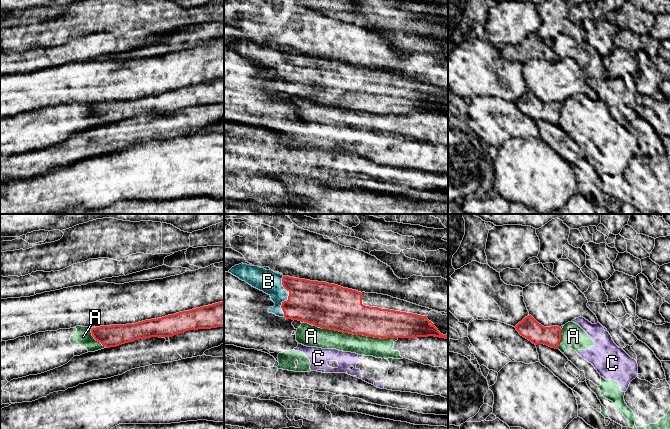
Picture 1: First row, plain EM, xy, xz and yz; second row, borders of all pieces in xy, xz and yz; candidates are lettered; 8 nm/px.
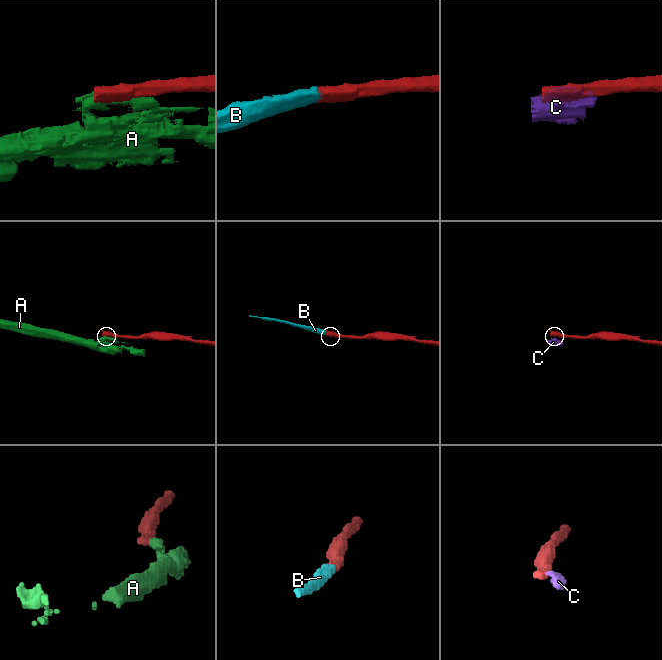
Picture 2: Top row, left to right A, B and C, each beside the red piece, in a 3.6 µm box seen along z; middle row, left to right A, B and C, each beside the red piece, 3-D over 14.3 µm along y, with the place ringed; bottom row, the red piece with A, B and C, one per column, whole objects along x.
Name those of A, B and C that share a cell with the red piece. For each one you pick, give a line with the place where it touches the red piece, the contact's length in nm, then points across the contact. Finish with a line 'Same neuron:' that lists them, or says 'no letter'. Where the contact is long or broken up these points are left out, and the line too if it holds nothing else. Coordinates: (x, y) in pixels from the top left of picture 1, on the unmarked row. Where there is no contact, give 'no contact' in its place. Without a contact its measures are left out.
B: meets red in xz at (288, 73); contact 320 nm long; runs through xz (318, 79), (288, 73), (276, 61), (268, 57)
Same neuron: B

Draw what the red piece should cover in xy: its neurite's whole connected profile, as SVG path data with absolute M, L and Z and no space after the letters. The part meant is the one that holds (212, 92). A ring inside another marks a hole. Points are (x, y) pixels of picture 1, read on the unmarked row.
M224 78L179 88L135 100L100 102L91 105L92 112L110 124L138 115L172 113L188 106L224 103Z

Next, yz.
M529 91L519 98L515 104L521 112L535 121L544 120L555 125L559 123L562 107L559 102L544 103Z

